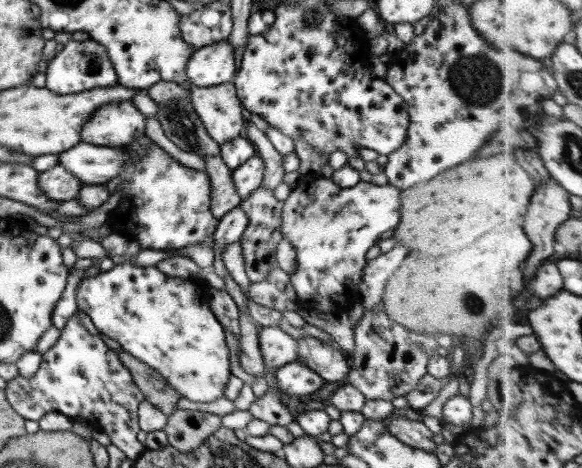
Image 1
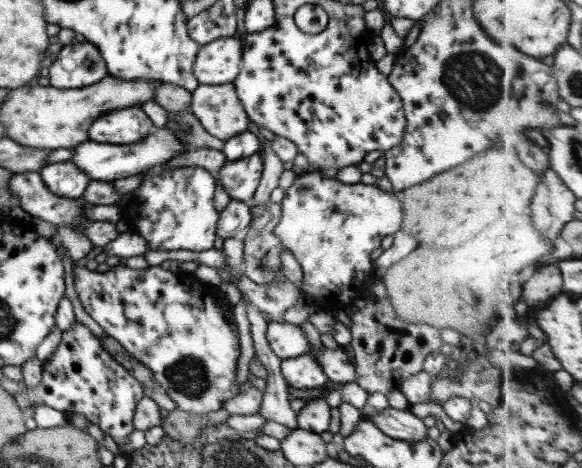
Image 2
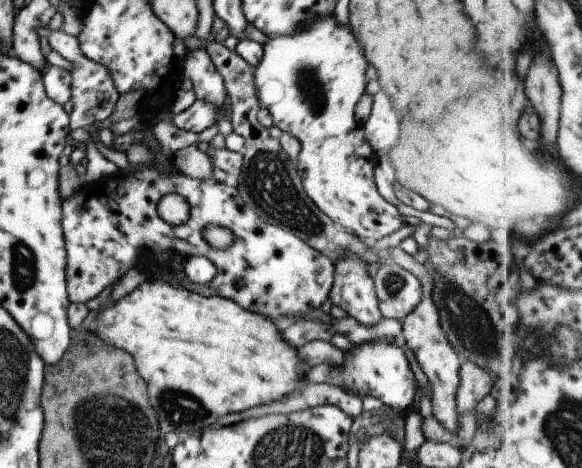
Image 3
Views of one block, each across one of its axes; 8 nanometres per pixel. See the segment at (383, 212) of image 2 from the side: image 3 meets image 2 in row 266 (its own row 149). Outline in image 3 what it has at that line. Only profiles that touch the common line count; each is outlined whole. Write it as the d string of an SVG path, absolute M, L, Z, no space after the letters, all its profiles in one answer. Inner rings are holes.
M333 14L292 32L292 35L267 35L262 43L262 55L252 74L256 97L272 118L272 125L294 136L300 144L296 169L307 196L339 228L351 232L357 238L374 242L395 232L401 224L397 207L385 202L377 192L372 148L365 140L361 123L355 121L353 110L364 92L363 75L367 68L362 46L347 26L335 23Z

